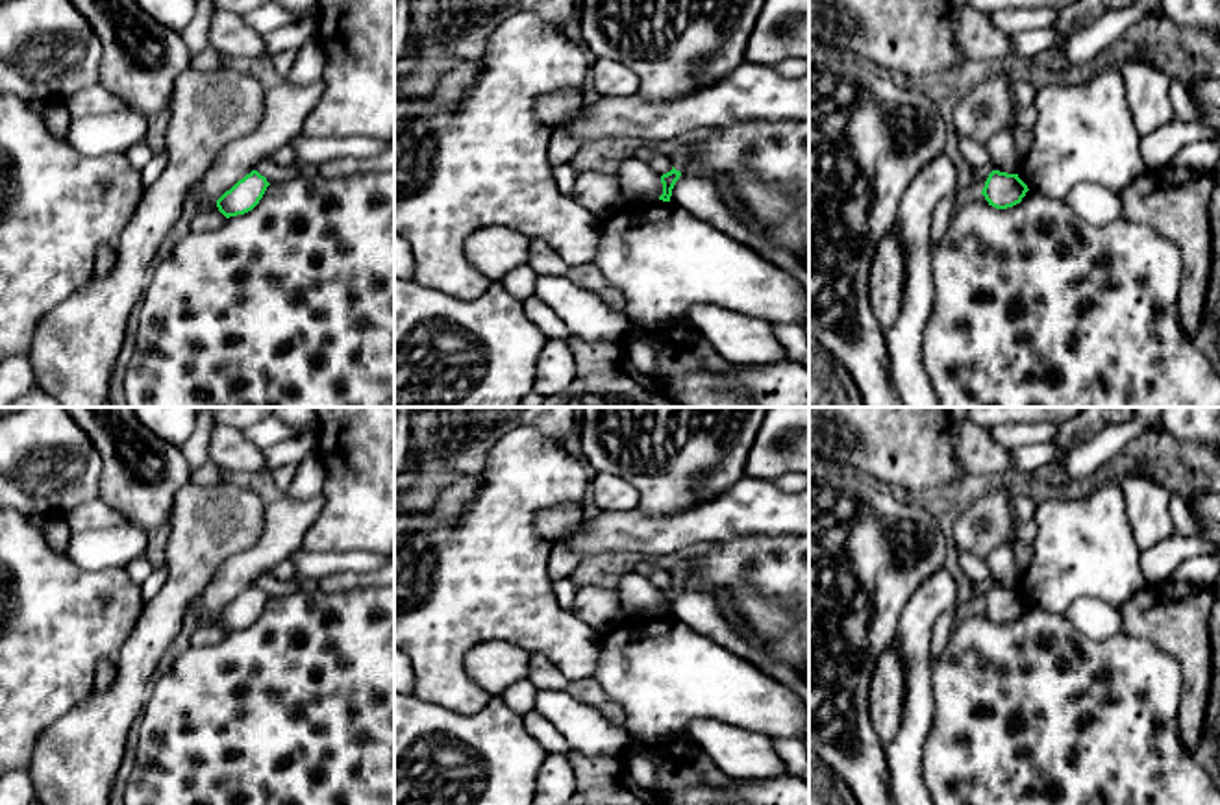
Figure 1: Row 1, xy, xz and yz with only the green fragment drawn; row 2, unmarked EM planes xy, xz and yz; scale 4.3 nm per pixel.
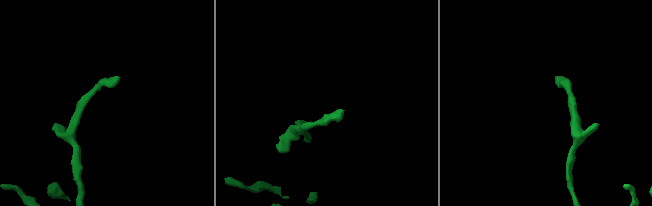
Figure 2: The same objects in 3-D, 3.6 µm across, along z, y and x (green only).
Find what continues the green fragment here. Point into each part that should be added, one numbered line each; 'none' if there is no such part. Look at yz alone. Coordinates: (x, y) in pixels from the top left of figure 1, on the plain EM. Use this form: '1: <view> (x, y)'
none

